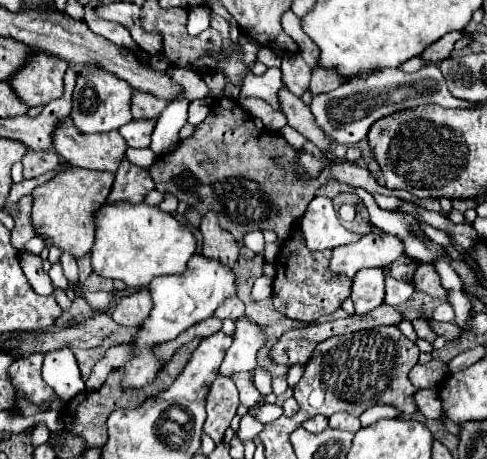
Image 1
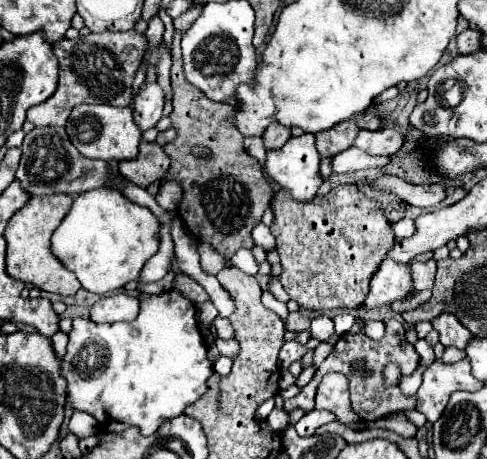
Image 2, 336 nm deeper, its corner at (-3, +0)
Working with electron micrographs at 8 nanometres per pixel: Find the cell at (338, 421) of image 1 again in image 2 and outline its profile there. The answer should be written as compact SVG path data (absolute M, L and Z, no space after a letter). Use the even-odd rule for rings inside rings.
M326 374L318 386L316 394L316 408L330 410L336 414L336 420L350 426L360 428L360 418L350 408L350 396L348 396L348 378L344 374Z

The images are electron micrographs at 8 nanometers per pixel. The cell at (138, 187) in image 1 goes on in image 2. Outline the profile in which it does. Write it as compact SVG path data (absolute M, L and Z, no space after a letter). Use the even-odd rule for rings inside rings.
M162 182L160 184L160 192L156 196L156 202L164 210L176 212L178 210L178 204L180 204L180 198L182 198L182 188L180 188L178 182Z

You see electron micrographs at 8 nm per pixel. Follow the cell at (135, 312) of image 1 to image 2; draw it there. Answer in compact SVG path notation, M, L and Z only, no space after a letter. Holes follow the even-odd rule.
M114 294L108 298L98 300L92 308L90 308L90 320L96 324L102 322L132 322L138 316L140 310L140 302L134 296L126 296L126 294Z

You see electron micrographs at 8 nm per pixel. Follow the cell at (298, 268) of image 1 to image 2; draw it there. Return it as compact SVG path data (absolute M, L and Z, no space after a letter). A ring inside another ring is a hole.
M346 184L308 202L298 202L288 190L282 190L272 210L274 222L270 230L276 236L276 250L284 268L280 282L290 300L308 310L362 306L370 278L392 250L396 238L380 202L364 196L356 184Z

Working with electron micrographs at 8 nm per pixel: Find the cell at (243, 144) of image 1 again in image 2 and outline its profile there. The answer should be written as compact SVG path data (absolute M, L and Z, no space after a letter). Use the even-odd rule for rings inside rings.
M174 30L174 38L172 38L172 90L174 90L174 100L172 100L172 128L176 130L176 138L172 142L168 142L168 146L164 146L164 152L170 154L170 170L166 174L164 180L176 180L180 182L184 196L182 202L178 206L178 216L182 218L182 222L186 224L188 232L198 240L198 242L206 242L210 246L214 246L226 260L230 260L230 256L240 250L240 248L252 248L254 240L250 236L252 228L260 222L264 210L270 204L270 184L266 182L266 178L262 176L262 170L258 166L258 162L244 150L244 136L232 128L232 124L228 122L228 118L232 116L234 106L232 104L222 104L222 102L212 102L208 100L200 90L196 90L184 76L182 72L182 52L180 52L180 38L182 34L178 30ZM192 146L206 146L212 156L210 158L196 158L192 156Z

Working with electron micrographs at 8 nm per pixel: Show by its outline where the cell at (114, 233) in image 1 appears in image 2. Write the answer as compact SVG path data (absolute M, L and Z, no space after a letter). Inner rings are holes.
M96 188L88 190L84 194L78 194L72 202L70 212L64 216L60 226L54 230L50 248L52 254L80 280L82 288L94 294L106 294L116 288L122 288L130 280L138 280L142 266L148 258L152 258L158 252L160 236L158 236L158 218L144 206L138 206L130 202L124 194L120 194L114 188Z

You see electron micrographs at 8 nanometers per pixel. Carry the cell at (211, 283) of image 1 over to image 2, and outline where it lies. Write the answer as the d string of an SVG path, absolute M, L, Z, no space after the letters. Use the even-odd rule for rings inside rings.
M176 290L162 292L162 294L154 294L154 296L142 294L140 296L140 314L130 324L122 324L122 322L114 322L114 324L94 324L92 320L74 318L72 320L72 330L68 332L66 354L64 354L62 364L60 364L60 374L66 378L66 402L70 402L74 410L86 412L86 414L94 416L96 422L98 422L98 430L100 432L114 432L116 434L116 432L124 432L130 426L136 426L146 436L154 434L166 420L172 420L172 418L180 416L186 406L190 406L198 398L202 398L204 392L206 392L206 380L212 376L212 372L214 372L214 368L212 368L212 362L208 360L208 346L206 346L204 338L200 336L198 322L196 322L196 306L192 306L192 302L188 302L182 294L176 294Z

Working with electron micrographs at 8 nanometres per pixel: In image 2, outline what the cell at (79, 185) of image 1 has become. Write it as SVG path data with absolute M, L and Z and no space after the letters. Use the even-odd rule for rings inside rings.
M52 194L48 198L30 198L28 204L10 218L4 230L4 238L8 244L6 248L8 276L32 284L38 290L62 296L74 296L80 290L78 278L70 270L64 270L64 266L60 266L60 262L56 262L56 258L52 258L50 254L50 236L62 222L62 218L68 214L70 206L72 206L72 196L66 194Z

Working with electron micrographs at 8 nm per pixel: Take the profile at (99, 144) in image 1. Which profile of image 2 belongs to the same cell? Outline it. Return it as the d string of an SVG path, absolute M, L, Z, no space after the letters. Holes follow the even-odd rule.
M142 142L140 154L132 162L118 162L118 172L132 184L146 188L154 180L162 180L168 172L170 158L156 142Z

